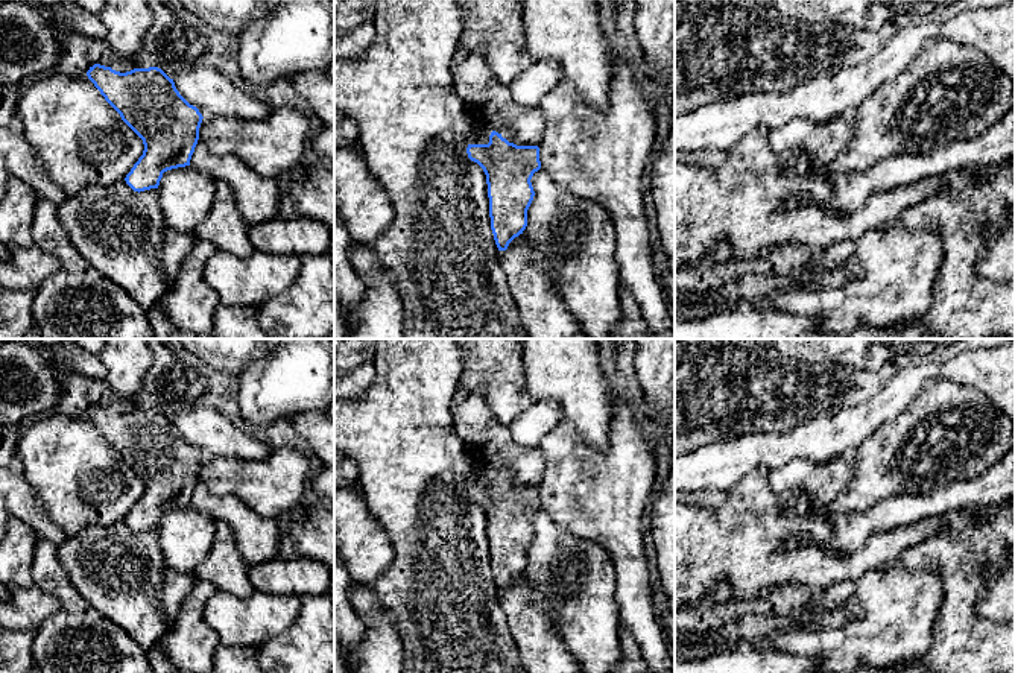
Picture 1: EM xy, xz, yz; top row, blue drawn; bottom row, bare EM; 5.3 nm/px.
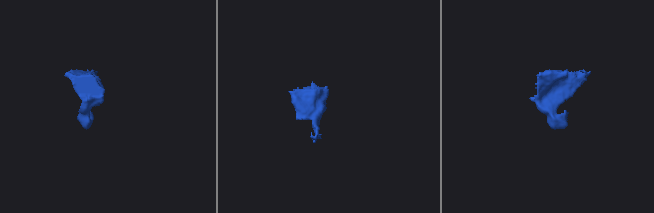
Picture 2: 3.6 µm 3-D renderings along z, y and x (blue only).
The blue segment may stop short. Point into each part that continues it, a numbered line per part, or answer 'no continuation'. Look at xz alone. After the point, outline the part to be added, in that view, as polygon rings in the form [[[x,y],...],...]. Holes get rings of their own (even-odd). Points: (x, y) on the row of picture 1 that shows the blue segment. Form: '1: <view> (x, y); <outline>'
1: xz (479, 134); [[[471,115],[470,118],[471,118],[471,129],[468,135],[468,144],[488,144],[492,131],[498,132],[509,143],[514,143],[512,134],[504,125],[495,120],[477,122]]]

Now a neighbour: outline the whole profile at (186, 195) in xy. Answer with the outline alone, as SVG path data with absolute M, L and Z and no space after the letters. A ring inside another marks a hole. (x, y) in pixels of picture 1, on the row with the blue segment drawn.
M193 166L163 173L157 188L167 228L188 234L210 214L216 179Z

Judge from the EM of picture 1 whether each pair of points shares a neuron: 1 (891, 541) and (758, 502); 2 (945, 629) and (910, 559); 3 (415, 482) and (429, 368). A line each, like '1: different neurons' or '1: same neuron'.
1: same neuron
2: same neuron
3: same neuron

